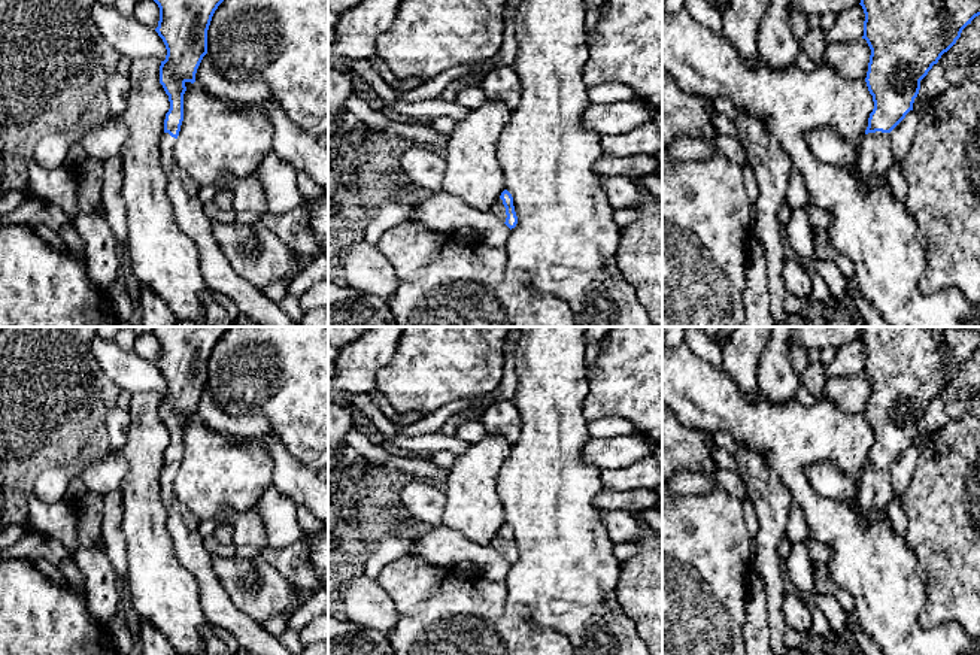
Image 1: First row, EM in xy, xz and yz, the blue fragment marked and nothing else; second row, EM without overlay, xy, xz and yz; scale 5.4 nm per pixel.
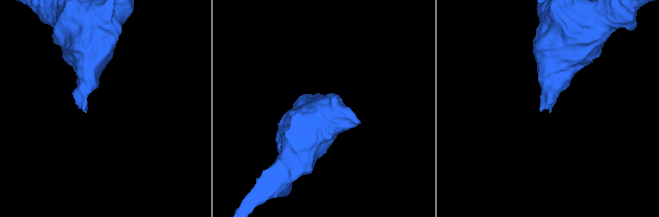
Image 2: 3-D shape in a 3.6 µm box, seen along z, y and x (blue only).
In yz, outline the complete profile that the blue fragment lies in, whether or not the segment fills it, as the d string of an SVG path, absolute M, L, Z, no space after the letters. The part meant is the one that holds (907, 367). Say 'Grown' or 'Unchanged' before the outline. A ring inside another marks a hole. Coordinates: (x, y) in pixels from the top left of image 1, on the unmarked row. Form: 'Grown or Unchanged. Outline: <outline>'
Grown. Outline: M862 327L859 339L865 348L862 373L871 383L865 416L874 436L858 497L861 522L868 528L870 512L888 516L893 494L891 466L913 445L920 415L980 349L980 327Z

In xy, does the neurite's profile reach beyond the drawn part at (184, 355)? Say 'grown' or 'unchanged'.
grown

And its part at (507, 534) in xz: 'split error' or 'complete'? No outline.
split error

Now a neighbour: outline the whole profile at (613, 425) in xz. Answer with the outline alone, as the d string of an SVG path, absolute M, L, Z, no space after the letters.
M609 416L604 419L589 421L591 437L618 437L622 434L634 434L637 428L628 419Z

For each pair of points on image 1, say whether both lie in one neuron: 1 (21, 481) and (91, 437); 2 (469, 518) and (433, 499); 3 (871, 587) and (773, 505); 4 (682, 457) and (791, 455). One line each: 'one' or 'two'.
1: one
2: two
3: two
4: two

